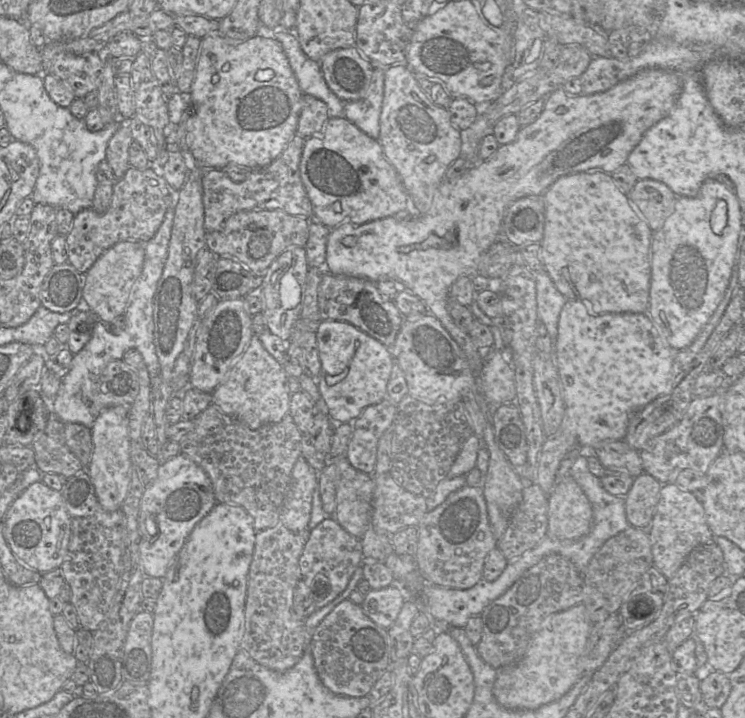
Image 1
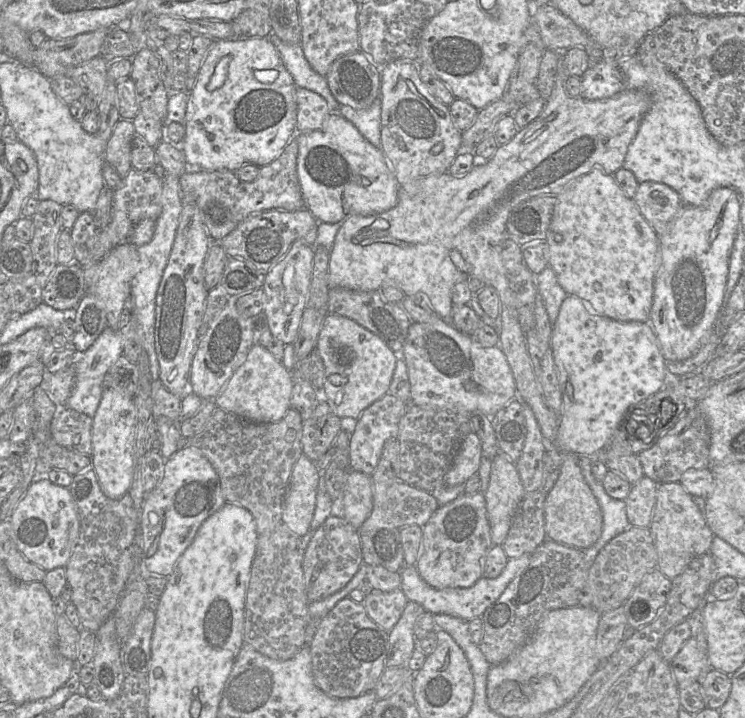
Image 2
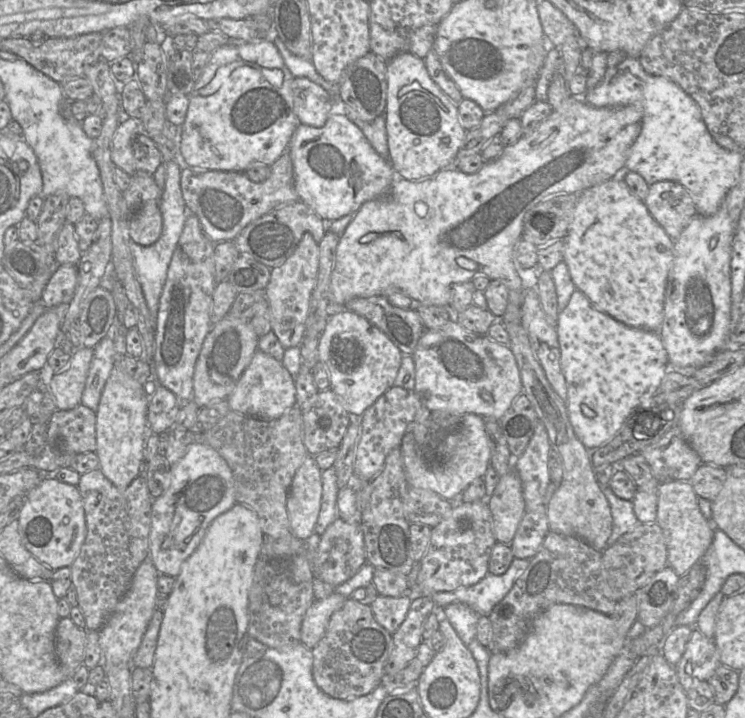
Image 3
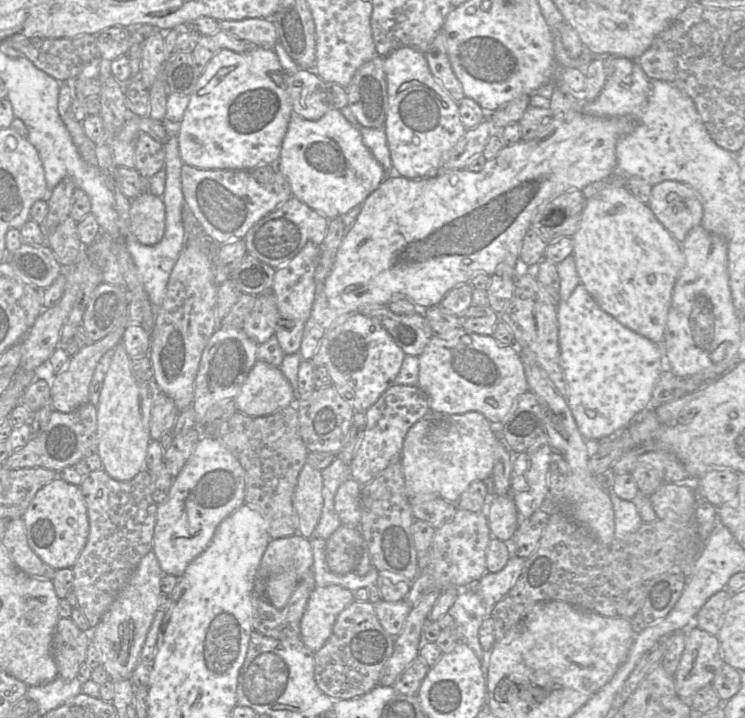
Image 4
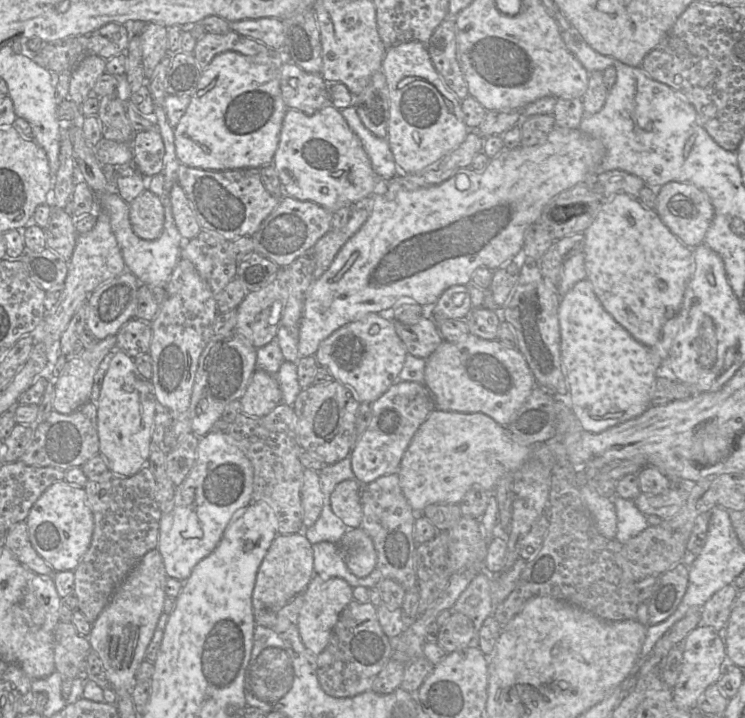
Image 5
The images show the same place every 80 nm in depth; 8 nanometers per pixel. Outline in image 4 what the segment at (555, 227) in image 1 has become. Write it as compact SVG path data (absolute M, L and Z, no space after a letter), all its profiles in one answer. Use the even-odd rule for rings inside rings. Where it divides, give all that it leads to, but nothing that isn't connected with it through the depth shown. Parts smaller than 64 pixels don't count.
M606 184L595 196L587 199L580 227L572 238L572 255L581 283L598 305L623 326L661 345L673 287L685 263L681 243L659 222L648 204L637 199L625 184Z

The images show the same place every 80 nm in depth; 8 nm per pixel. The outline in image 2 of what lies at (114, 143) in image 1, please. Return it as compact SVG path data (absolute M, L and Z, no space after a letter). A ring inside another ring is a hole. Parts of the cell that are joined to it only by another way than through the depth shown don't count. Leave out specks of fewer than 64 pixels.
M120 119L106 145L105 162L113 166L122 179L132 169L132 140L137 135L132 121Z

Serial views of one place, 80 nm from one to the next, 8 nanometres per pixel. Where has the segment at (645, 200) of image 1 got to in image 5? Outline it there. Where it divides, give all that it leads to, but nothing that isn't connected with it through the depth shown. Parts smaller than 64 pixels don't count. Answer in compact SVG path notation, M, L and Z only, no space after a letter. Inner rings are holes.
M671 181L657 189L655 211L667 228L686 246L693 249L705 243L714 218L714 207L708 194L692 183Z

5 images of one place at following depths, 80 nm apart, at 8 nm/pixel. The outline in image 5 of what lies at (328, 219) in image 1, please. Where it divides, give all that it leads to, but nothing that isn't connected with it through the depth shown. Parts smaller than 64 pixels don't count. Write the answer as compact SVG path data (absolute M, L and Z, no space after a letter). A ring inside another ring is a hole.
M330 103L313 115L306 115L294 109L286 111L272 165L285 195L297 200L315 202L331 212L344 206L365 204L367 199L386 182L381 181L374 172L360 138L349 127L341 111Z

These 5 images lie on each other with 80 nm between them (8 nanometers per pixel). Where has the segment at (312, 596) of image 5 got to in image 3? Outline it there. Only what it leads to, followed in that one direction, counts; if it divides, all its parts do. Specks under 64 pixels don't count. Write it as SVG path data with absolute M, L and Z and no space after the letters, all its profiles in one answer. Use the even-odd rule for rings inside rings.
M335 592L326 598L315 599L302 621L301 643L312 650L324 635L331 615L343 606L346 599Z

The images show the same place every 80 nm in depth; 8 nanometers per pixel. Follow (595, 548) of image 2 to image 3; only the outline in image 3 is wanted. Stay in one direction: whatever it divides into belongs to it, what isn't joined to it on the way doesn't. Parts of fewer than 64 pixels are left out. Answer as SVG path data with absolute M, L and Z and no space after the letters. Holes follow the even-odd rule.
M601 485L601 490L610 505L612 515L612 531L607 540L607 546L611 546L640 522L634 514L632 500L617 497L608 485Z

